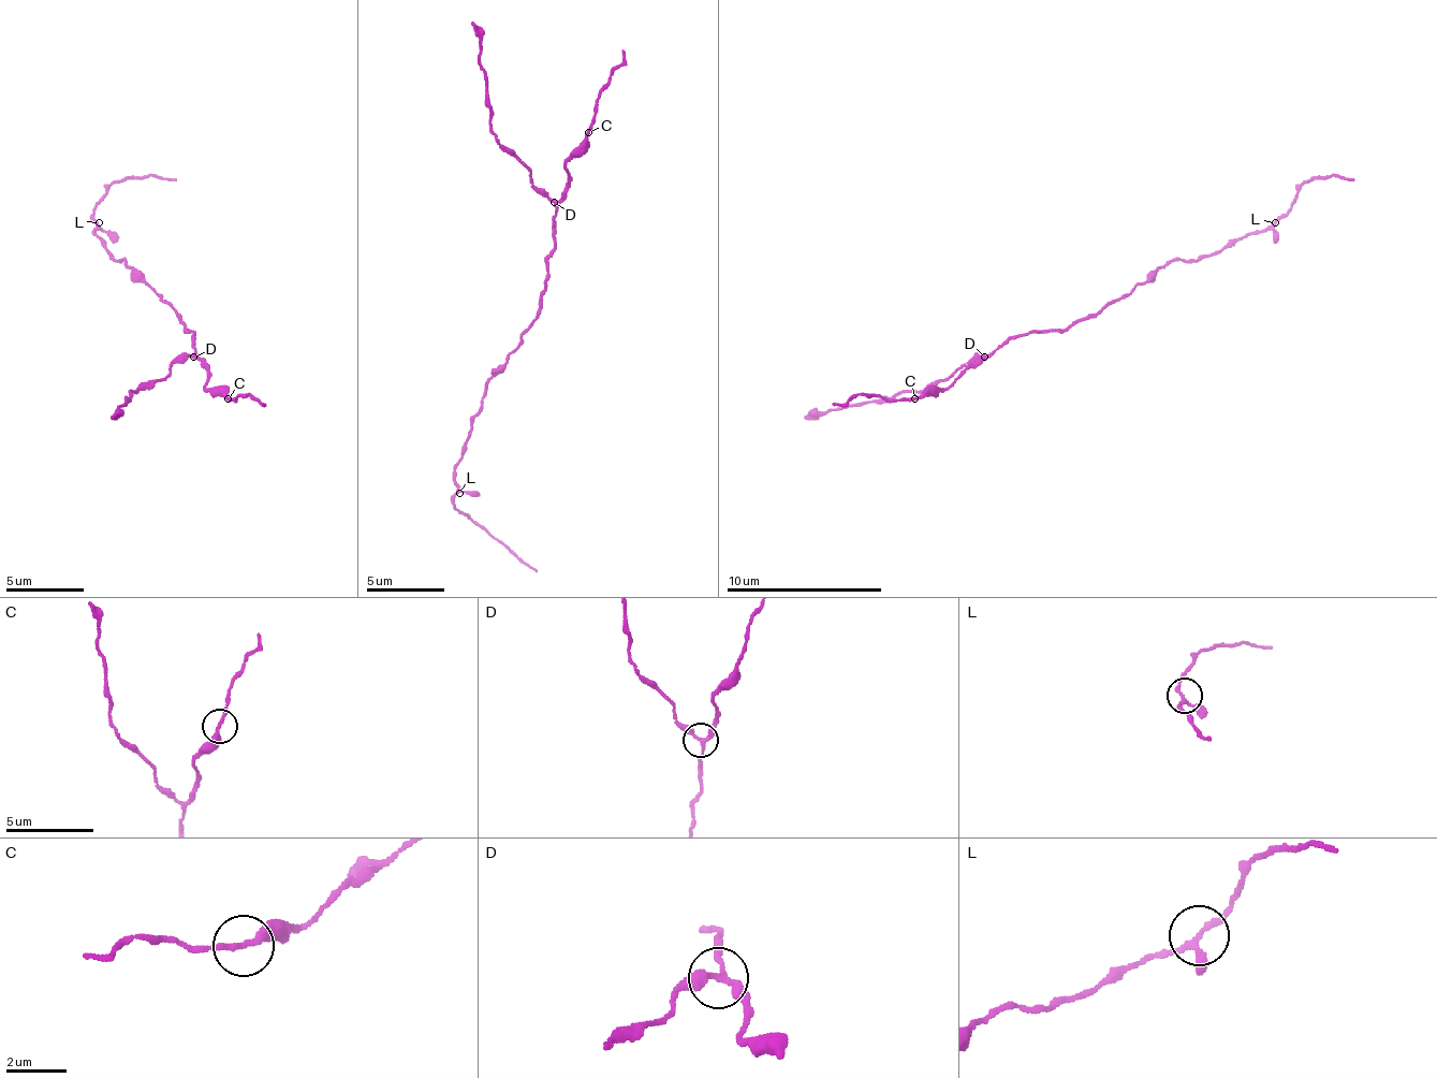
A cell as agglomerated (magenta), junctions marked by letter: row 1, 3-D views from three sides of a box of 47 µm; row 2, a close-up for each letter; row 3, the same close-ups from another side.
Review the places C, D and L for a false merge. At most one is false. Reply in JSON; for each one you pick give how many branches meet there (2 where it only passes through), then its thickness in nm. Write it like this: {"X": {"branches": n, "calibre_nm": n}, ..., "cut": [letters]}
{"D": {"branches": 3, "calibre_nm": 240}, "cut": ["D"]}

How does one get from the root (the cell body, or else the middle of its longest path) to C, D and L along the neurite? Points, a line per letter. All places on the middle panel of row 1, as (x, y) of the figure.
C: (538, 320), (545, 262), (553, 246), (553, 215), (565, 199), (569, 179), (565, 160), (588, 132)
D: (538, 320), (538, 301), (545, 286), (545, 262), (553, 246), (553, 215), (557, 210), (553, 203)
L: (538, 320), (486, 383), (483, 410), (471, 426), (467, 450), (455, 469), (459, 493)

